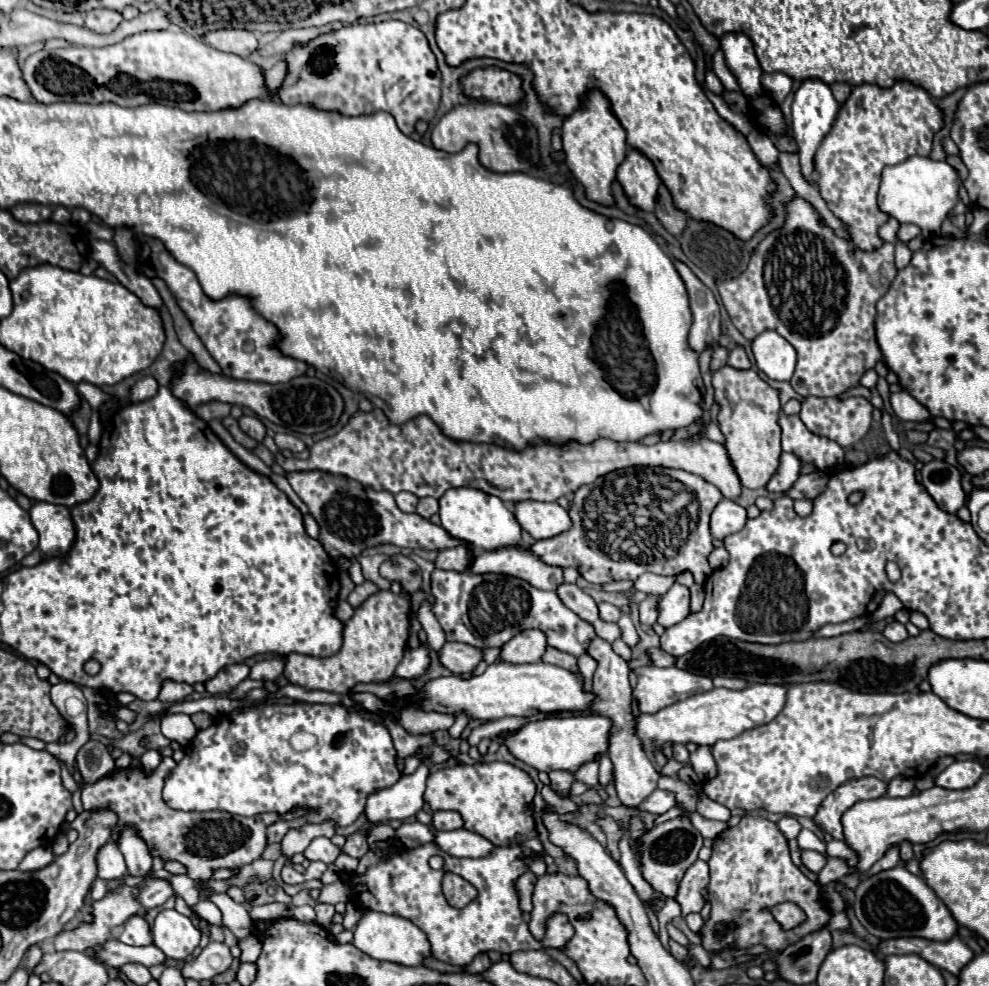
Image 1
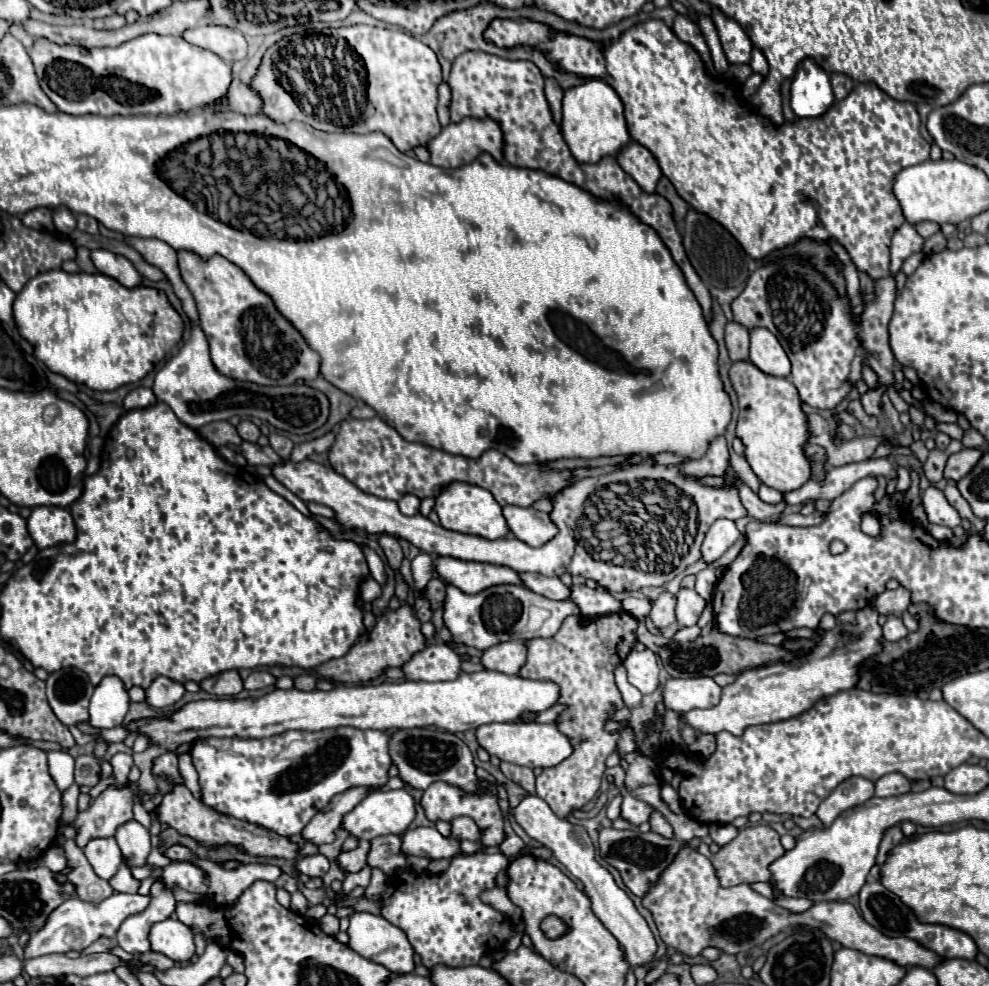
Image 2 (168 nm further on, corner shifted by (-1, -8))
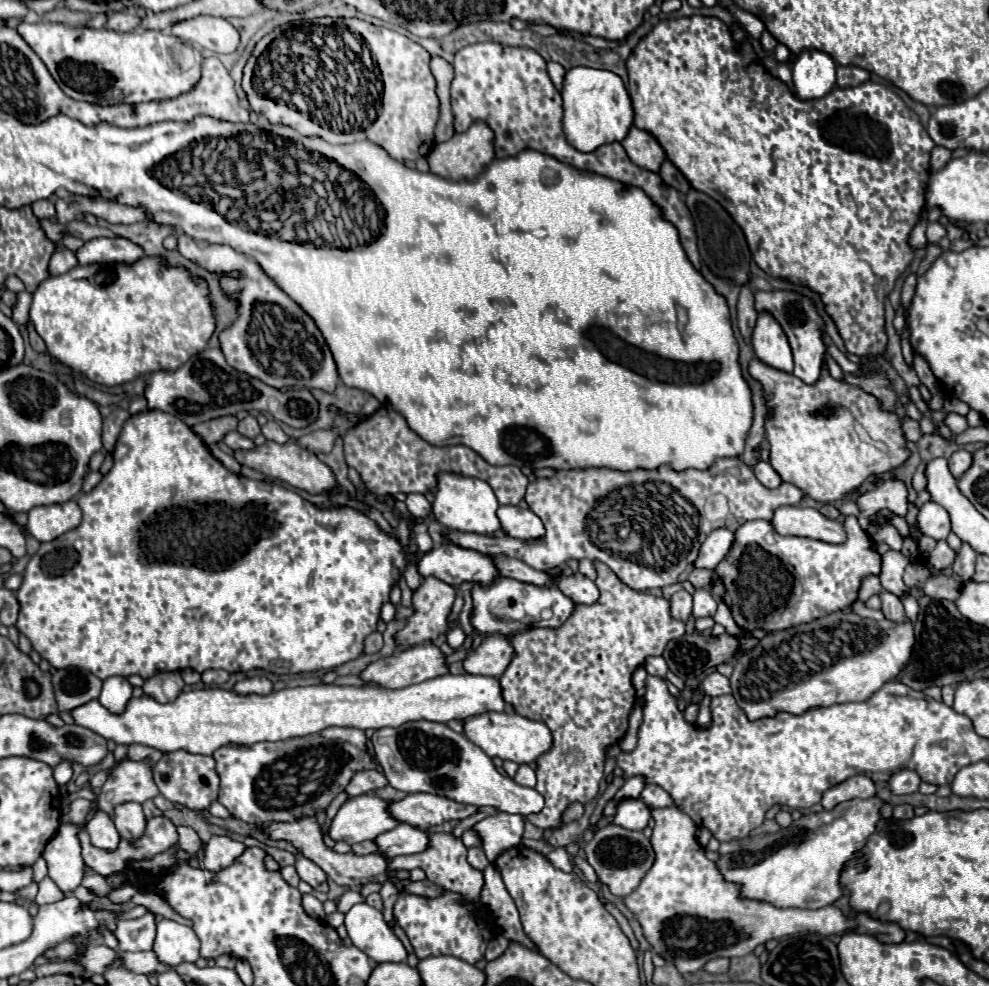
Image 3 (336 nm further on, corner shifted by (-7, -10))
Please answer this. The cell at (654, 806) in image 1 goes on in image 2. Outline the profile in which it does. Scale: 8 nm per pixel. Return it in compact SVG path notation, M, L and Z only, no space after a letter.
M626 790L622 792L624 794L624 802L622 802L622 812L620 816L630 822L632 826L640 826L642 822L648 822L650 818L650 812L652 812L652 806L642 802L642 800L636 800L632 794L628 794Z

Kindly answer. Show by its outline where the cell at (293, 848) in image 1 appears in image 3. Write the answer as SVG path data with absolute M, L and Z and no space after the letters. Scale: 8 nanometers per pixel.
M362 770L360 774L354 774L352 782L346 786L346 794L348 798L356 798L356 796L362 796L386 786L388 786L388 780L378 770Z

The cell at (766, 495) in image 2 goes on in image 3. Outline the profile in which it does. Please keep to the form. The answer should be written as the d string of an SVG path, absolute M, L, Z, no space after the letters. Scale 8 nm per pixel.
M758 462L754 466L754 474L756 478L766 486L766 488L778 488L782 482L780 482L780 476L772 470L772 466L768 462Z

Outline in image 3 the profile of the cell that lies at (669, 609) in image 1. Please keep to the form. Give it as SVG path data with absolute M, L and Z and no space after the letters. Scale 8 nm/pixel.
M696 590L694 592L694 608L692 608L692 616L694 618L702 618L702 616L714 616L716 612L716 600L712 598L712 594L708 590Z

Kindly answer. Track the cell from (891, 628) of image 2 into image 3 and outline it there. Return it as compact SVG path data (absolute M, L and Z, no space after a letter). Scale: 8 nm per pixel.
M886 590L880 594L880 598L882 598L882 612L884 612L884 616L888 620L896 622L896 624L904 624L906 622L906 614L904 614L900 598L896 598L894 594L888 594Z

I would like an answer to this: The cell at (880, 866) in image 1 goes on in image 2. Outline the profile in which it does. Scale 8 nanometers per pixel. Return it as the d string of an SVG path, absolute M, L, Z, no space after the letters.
M892 826L892 828L888 828L888 830L884 832L882 842L880 842L880 850L878 850L878 858L876 858L876 862L878 862L878 864L884 864L888 852L890 852L902 838L904 838L904 834L902 834L902 828L900 828L900 826Z

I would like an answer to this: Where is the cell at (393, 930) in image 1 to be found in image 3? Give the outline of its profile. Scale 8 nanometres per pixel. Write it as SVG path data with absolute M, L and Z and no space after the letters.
M366 902L352 906L352 910L346 914L344 926L352 944L376 964L406 960L408 952L400 938L386 924L382 912Z

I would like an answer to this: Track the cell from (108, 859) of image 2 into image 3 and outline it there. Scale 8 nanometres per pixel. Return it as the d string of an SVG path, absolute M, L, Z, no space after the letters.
M96 812L94 818L86 824L86 832L90 834L92 846L106 850L106 852L114 852L118 850L120 844L120 834L114 826L114 822L104 814L104 812Z

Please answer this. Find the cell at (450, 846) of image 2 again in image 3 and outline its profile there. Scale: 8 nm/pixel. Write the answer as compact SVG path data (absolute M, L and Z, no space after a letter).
M400 824L396 826L396 830L380 834L380 838L376 838L374 842L386 858L396 858L402 854L424 852L430 844L430 836L426 830L420 830L410 824Z

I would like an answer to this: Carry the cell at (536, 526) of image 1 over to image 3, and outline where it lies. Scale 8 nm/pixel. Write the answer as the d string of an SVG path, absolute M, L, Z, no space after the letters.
M500 506L498 520L500 520L504 532L518 540L538 540L546 534L542 520L528 508Z

